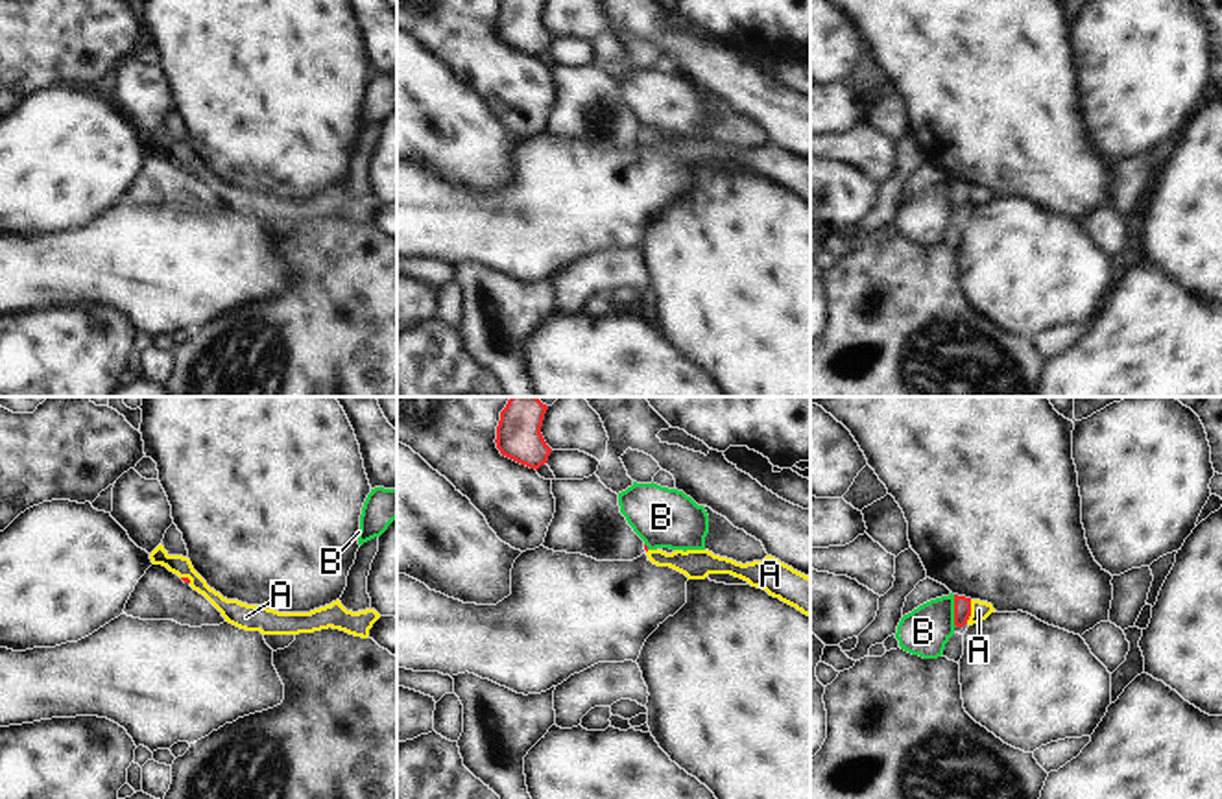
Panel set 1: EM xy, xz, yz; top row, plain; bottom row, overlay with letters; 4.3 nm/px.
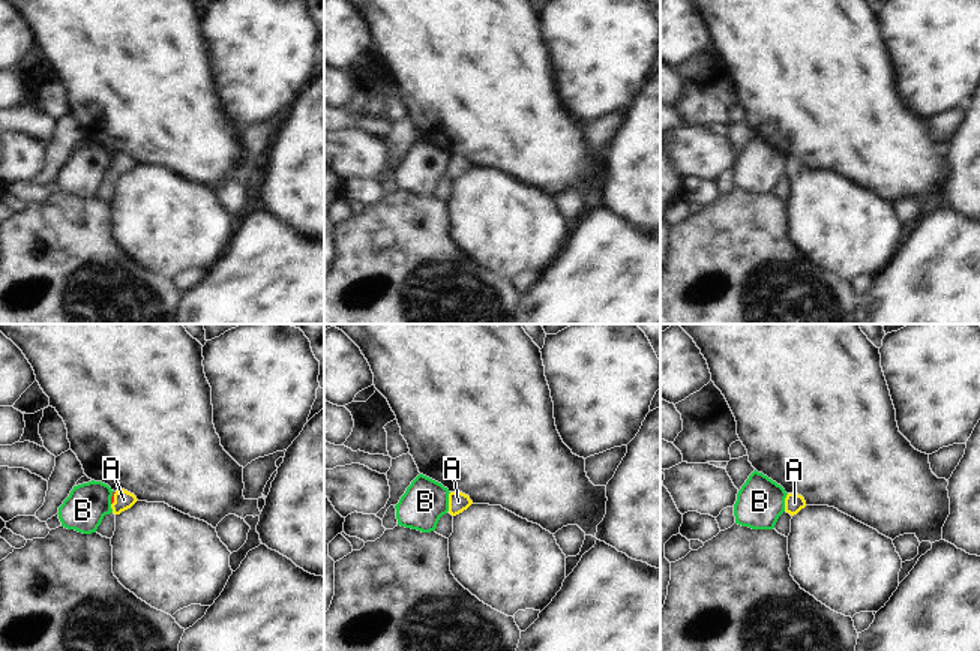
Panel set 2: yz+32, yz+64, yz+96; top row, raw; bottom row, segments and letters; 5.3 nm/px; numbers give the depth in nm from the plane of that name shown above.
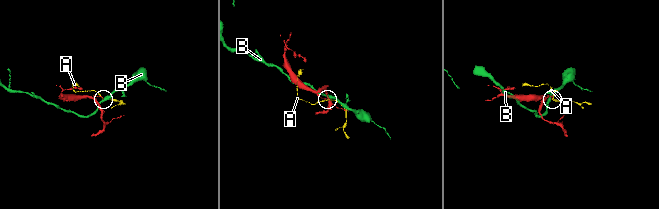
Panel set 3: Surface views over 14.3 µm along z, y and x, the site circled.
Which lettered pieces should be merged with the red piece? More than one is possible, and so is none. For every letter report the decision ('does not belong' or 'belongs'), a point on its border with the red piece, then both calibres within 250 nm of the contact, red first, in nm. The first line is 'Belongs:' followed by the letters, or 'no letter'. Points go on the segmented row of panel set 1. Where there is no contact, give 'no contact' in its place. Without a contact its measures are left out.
Belongs: no letter
A: does not belong | yz (970, 611) | 80/80 nm
B: does not belong | yz (955, 611) | 80/200 nm

